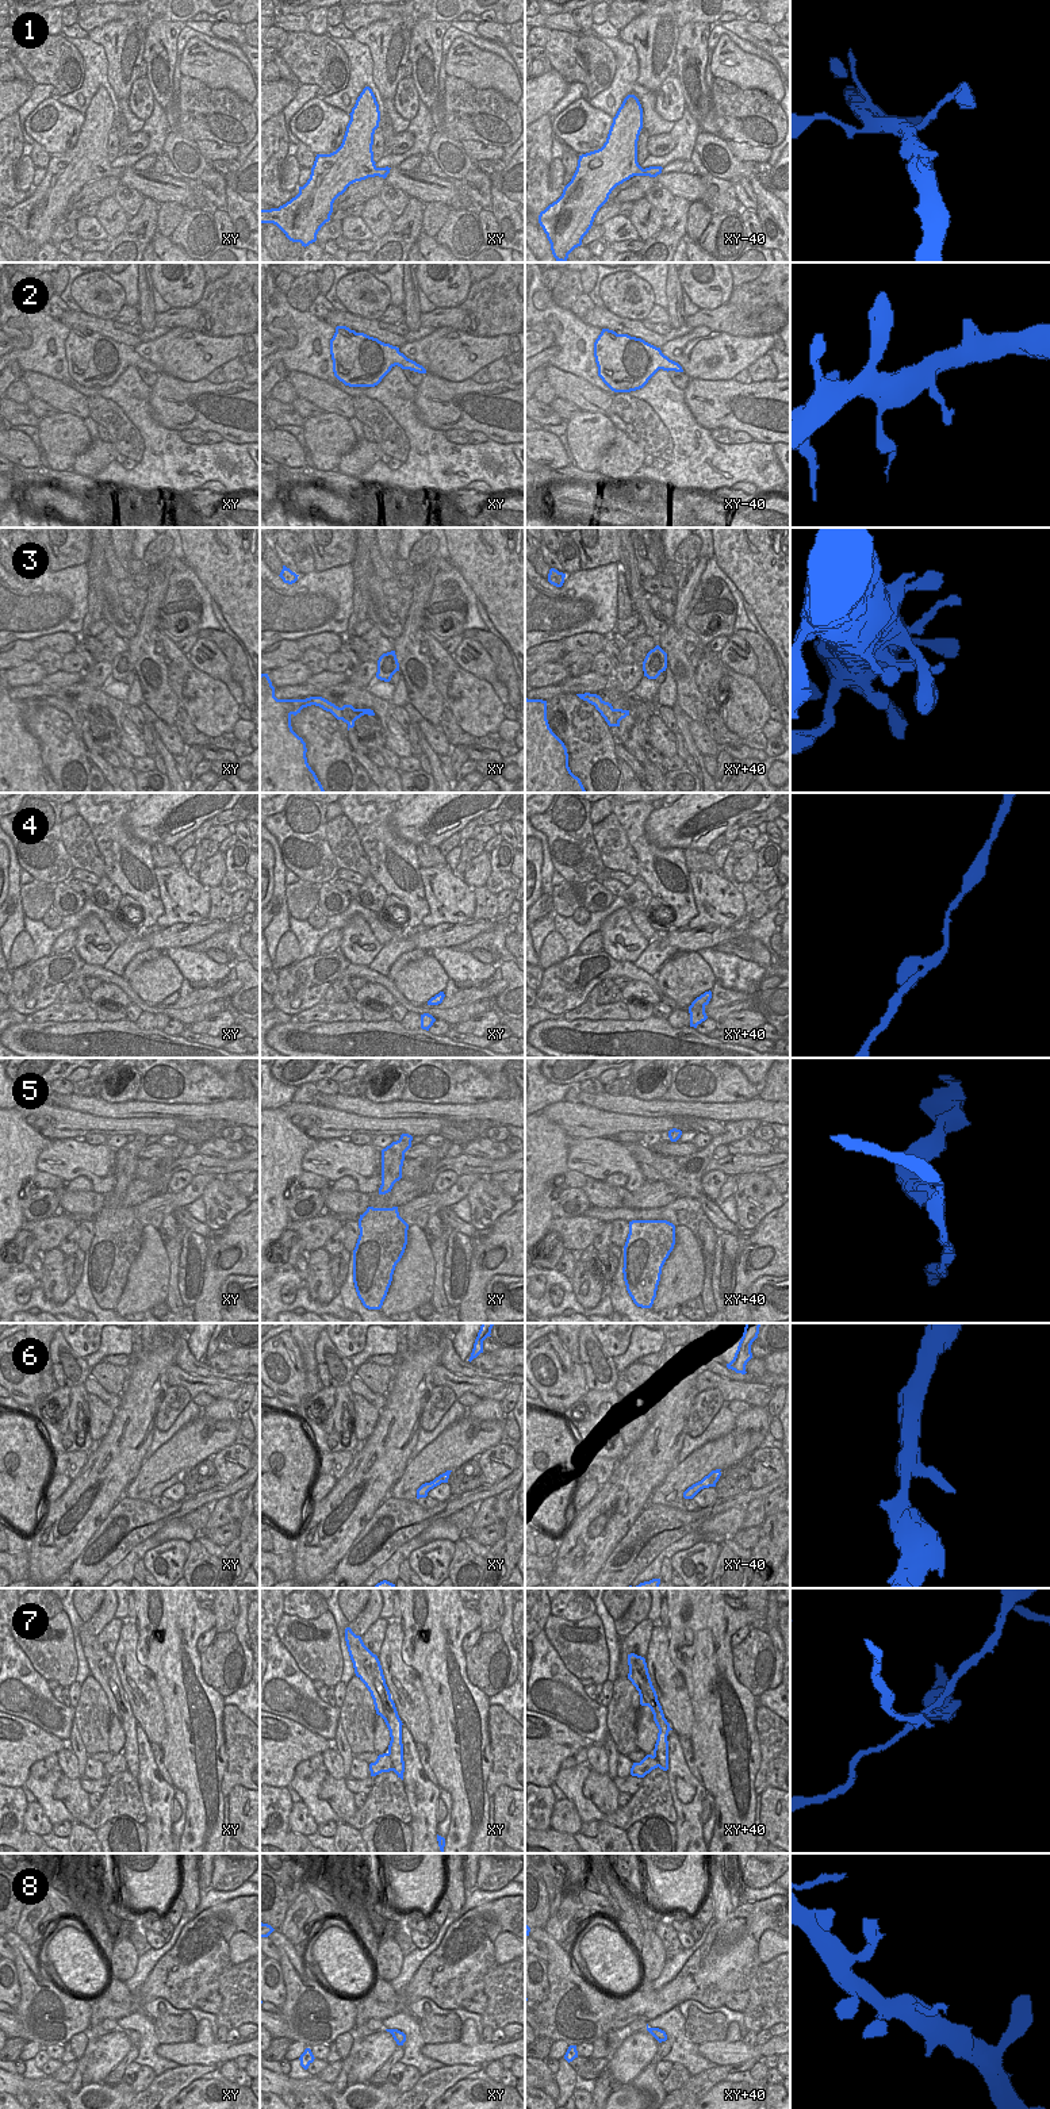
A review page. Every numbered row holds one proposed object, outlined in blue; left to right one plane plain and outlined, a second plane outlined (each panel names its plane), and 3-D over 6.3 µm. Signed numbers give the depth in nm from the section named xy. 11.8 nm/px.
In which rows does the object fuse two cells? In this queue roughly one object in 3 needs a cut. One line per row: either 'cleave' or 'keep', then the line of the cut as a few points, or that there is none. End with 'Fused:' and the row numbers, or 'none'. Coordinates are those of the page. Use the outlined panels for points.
1: keep; no cut
2: keep; no cut
3: keep; no cut
4: keep; no cut
5: cleave; cut in xy+40 along (669, 1134), (675, 1141)
6: keep; no cut
7: cleave; cut in xy along (387, 1753), (394, 1770)
8: keep; no cut
Fused: 5, 7

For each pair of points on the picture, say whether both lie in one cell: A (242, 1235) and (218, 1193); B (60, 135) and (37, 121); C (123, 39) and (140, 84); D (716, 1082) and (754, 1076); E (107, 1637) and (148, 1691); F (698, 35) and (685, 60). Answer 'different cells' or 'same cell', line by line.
A: different cells
B: same cell
C: different cells
D: different cells
E: different cells
F: same cell

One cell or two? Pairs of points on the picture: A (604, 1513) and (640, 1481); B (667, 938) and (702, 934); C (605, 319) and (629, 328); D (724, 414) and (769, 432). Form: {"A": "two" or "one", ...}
{"A": "one", "B": "one", "C": "one", "D": "one"}

